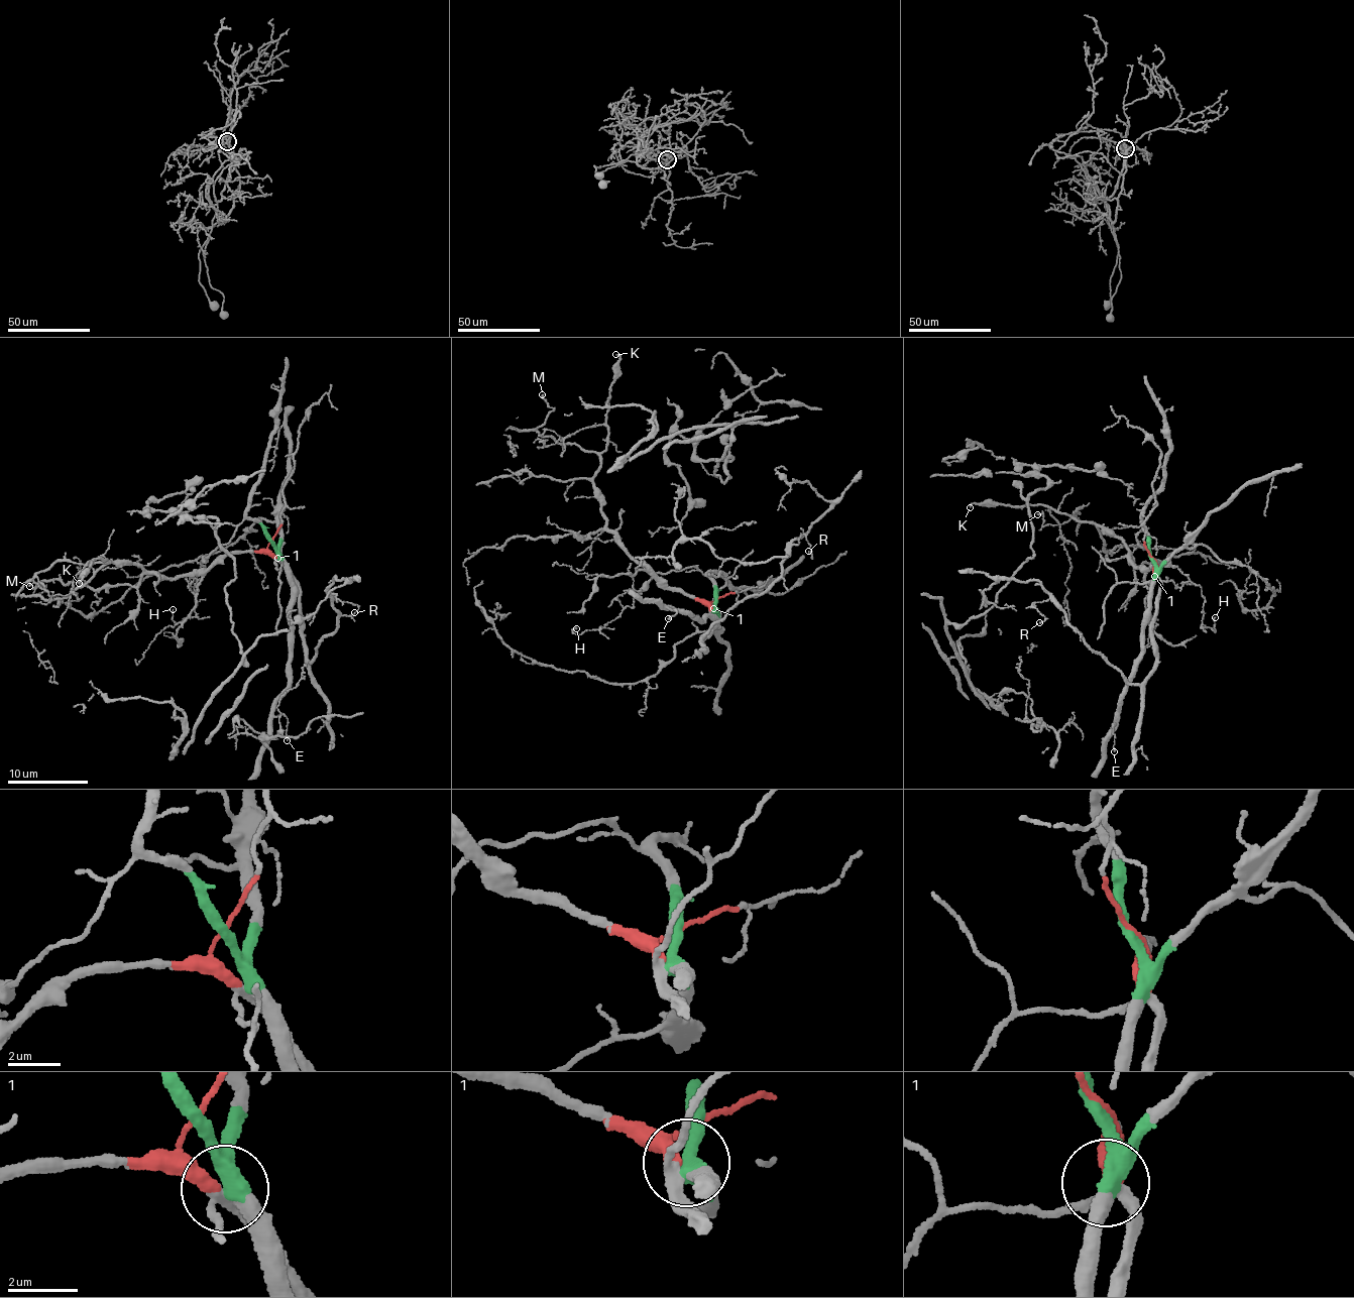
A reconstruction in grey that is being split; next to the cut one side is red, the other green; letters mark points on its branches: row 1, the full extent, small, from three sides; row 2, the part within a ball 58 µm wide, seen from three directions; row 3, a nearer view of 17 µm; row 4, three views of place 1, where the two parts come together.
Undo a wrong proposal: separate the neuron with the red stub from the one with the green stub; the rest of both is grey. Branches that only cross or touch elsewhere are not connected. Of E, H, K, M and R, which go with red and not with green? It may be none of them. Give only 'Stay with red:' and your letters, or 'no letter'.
Stay with red: K, M, R

